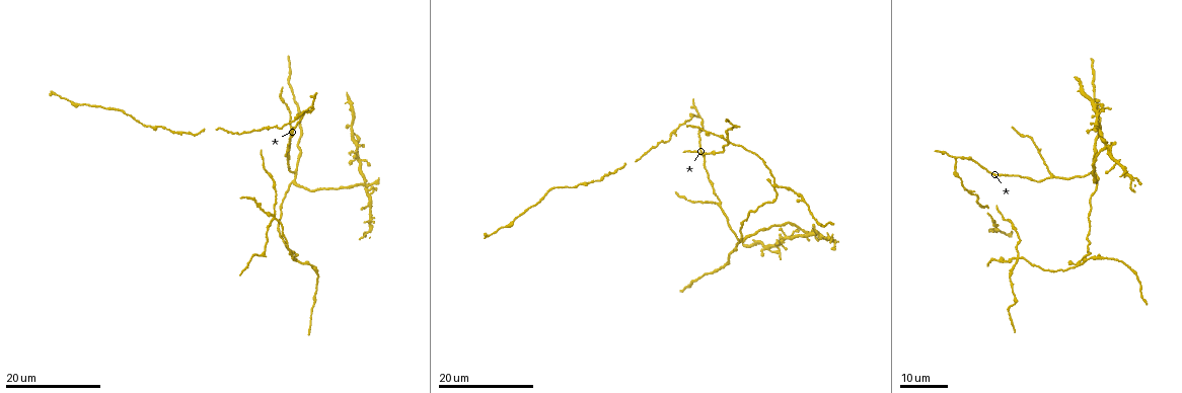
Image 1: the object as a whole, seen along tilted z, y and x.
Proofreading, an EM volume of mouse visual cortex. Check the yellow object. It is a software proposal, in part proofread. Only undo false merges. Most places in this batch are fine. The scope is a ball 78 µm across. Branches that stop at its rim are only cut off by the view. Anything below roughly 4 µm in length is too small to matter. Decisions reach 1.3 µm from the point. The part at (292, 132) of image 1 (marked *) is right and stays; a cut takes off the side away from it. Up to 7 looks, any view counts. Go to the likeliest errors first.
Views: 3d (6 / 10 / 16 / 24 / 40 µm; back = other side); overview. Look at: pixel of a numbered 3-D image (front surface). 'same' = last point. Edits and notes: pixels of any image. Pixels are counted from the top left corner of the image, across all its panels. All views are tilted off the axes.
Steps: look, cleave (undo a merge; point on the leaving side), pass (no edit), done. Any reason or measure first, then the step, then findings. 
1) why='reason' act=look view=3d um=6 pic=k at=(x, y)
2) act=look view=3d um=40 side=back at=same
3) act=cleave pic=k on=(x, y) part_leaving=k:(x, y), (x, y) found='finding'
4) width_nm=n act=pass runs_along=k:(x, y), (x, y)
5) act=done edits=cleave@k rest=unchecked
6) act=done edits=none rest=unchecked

why='four-way junction' act=look view=3d um=16 pic=1 at=(729, 142)

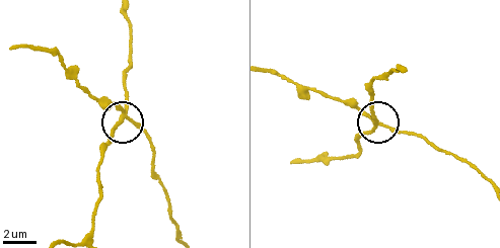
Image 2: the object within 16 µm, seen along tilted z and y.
act=look view=3d um=10 pic=2 at=(120, 117)

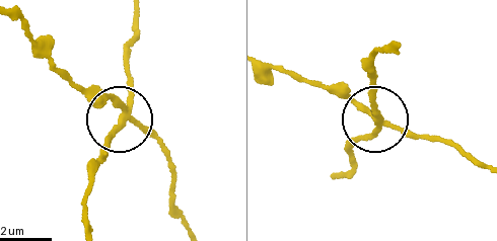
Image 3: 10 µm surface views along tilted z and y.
side_arm_um=11 act=cleave pic=3 on=(127, 83) part_leaving=3:(126, 121), (86, 195), (86, 225) found='a second neuron is stuck on'

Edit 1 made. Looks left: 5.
why='three-way junction' act=look view=3d um=24 pic=1 at=(1052, 175)

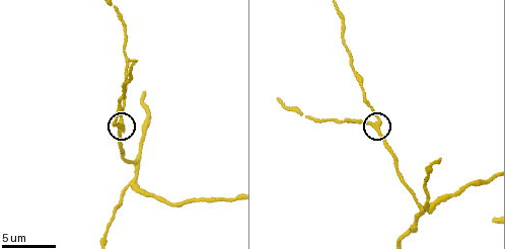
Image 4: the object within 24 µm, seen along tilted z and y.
act=look view=3d um=6 pic=4 at=(373, 124)

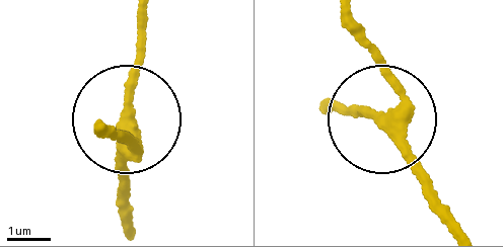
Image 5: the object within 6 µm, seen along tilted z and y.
arms=3 act=pass found='one neuron here'

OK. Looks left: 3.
why='branch point' act=look view=3d um=16 pic=1 at=(775, 185)

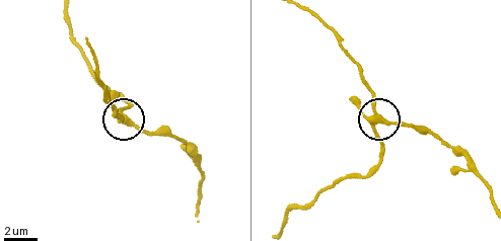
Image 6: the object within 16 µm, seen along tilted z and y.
why='zoom in' act=look view=3d um=10 pic=6 at=(385, 120)

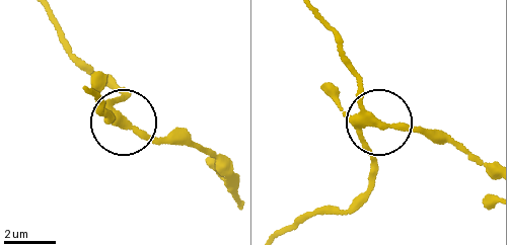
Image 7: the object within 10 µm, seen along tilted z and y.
side_arm_um=24 act=pass runs_along=7:(279, 231), (362, 195), (373, 179), (370, 126), (448, 137) found='all the same neuron'

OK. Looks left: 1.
why='a fork' act=look view=3d um=10 pic=4 at=(137, 166)

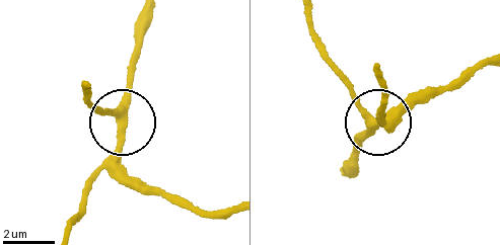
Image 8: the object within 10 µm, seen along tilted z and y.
act=pass runs_along=8:(82, 87), (102, 113), (124, 118), (128, 62) found='continuous, no second neuron'

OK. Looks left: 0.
act=done edits=cleave@3 rest=unchecked

